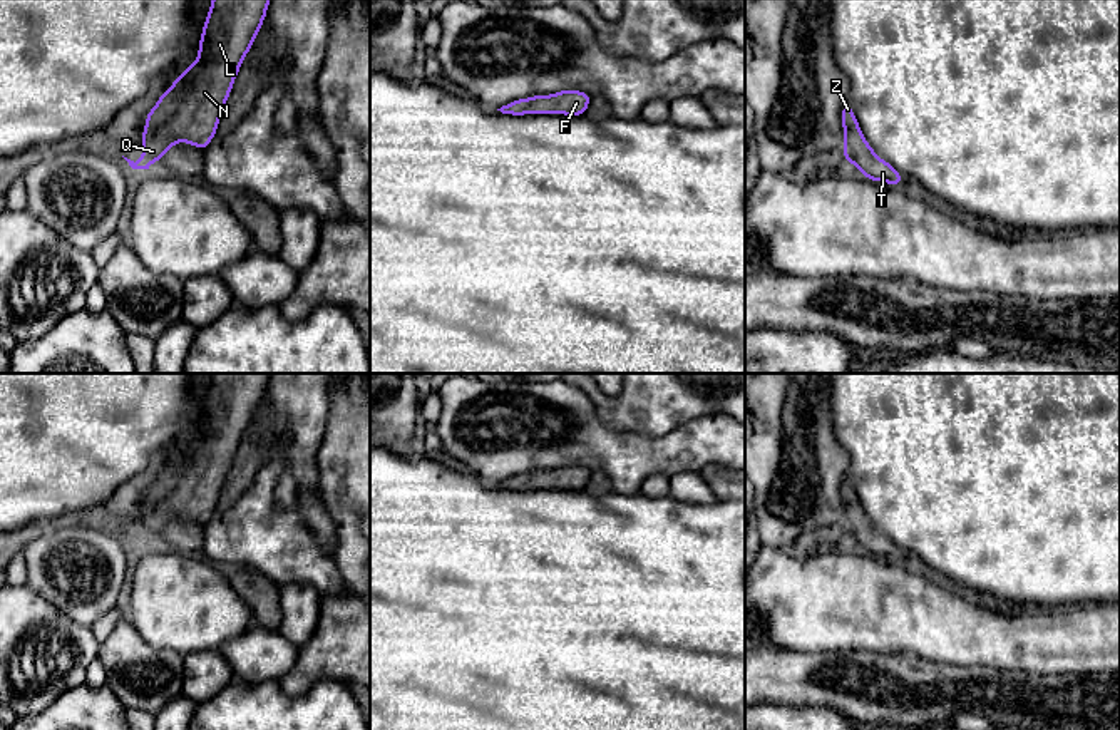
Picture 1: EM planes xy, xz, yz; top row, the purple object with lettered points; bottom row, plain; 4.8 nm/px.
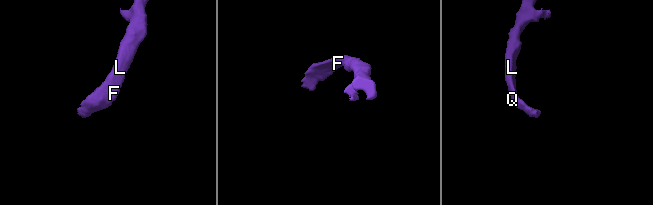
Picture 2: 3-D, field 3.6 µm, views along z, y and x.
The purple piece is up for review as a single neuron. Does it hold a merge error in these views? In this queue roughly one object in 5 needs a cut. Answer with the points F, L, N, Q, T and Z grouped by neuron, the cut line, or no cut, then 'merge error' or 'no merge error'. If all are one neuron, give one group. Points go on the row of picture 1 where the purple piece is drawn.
F L N Q T Z | no cut | no merge error

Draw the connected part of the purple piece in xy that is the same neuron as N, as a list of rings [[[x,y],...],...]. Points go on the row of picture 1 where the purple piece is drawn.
[[[213,0],[199,40],[198,60],[189,65],[171,87],[161,94],[147,112],[142,129],[144,151],[137,162],[124,157],[132,169],[149,169],[176,142],[188,142],[199,151],[216,136],[221,112],[231,94],[243,59],[259,32],[271,0]]]

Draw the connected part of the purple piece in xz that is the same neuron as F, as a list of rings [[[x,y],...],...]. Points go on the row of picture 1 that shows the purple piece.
[[[559,90],[551,95],[532,95],[529,99],[517,99],[502,105],[502,114],[524,116],[524,114],[564,114],[584,116],[591,95],[583,90]]]

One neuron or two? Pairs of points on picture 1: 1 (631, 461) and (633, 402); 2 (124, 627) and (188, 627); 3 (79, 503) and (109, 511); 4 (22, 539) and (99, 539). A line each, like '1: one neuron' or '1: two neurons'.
1: two neurons
2: two neurons
3: two neurons
4: two neurons

